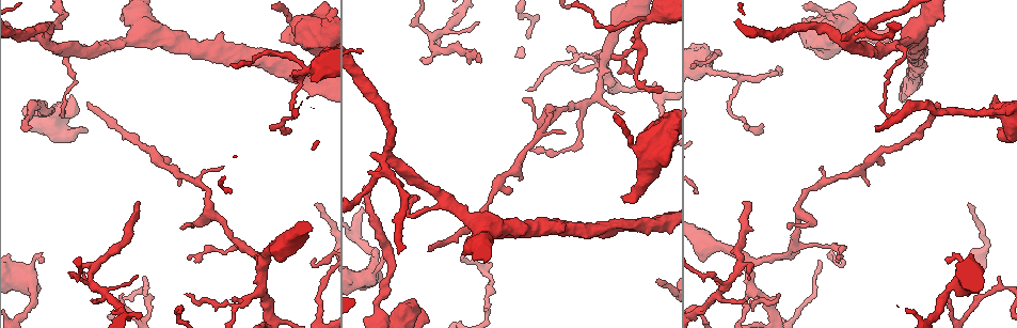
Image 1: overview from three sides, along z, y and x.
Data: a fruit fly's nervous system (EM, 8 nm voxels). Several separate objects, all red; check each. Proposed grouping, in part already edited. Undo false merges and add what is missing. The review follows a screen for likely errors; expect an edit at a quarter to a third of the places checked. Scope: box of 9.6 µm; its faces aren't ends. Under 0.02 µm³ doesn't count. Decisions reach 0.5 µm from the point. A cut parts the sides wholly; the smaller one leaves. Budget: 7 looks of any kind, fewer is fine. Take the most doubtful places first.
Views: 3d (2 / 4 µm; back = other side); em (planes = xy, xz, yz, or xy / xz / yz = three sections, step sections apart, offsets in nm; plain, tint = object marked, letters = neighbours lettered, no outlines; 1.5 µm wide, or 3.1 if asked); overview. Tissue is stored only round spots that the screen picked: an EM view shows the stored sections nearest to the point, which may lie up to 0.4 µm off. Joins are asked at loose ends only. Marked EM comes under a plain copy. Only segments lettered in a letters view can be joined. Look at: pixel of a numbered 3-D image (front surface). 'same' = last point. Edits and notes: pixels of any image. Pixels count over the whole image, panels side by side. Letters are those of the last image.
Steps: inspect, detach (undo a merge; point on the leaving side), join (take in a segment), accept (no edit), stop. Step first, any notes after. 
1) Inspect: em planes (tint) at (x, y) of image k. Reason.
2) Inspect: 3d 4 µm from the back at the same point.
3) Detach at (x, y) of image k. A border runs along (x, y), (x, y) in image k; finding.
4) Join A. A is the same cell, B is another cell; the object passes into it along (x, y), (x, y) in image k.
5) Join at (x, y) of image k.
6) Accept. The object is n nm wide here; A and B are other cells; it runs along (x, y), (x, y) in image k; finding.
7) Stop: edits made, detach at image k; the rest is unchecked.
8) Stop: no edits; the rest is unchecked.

Inspect: em xy step 8 (letters) at (30, 126) of image 1. Free end.

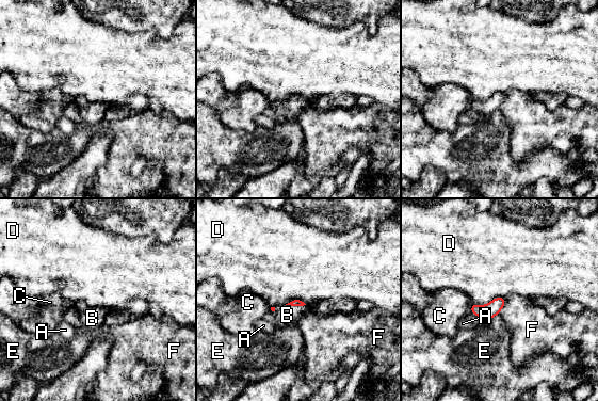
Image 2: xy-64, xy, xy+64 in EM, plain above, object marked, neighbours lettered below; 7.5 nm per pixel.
Join B. The longest contact is with D, 260 nm; B is the same cell, A, C, D, E and F are other cells; the object passes into it along (296, 302), (295, 305), (286, 314) in image 2; it goes on there.

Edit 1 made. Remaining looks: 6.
Inspect: 3d 2 µm at (463, 256) of image 1. Free end.

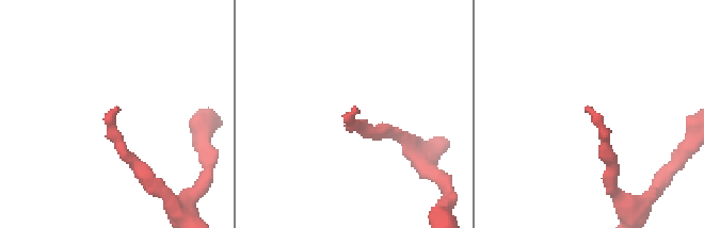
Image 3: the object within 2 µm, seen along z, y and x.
Inspect: em planes (letters) at (591, 108) of image 3. Shape alone is not enough.

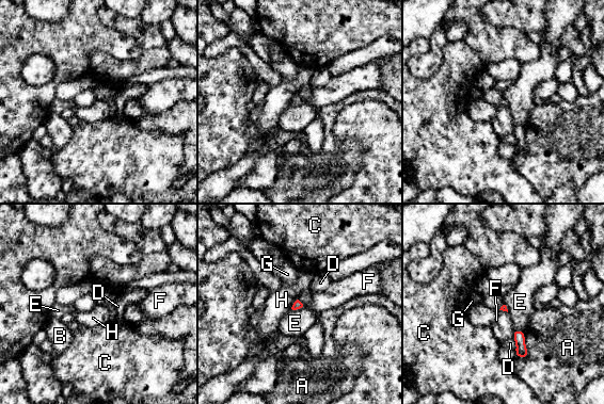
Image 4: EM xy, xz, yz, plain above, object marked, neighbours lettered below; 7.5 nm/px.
Accept. The longest contact is with A, 200 nm; A, B, C, D, E, F, G and H are other cells; a border runs along (302, 306), (296, 309), (290, 308) in image 4; none of them fits.

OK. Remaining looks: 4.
Inspect: 3d 4 µm at (178, 185) of image 1. Branch stops here.

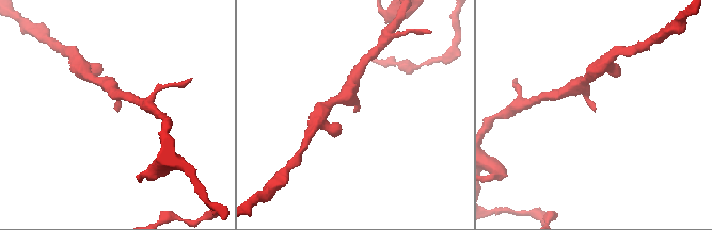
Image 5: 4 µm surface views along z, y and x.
Inspect: em planes (letters) at (353, 111) of image 5. The arms are 180, 200 nm wide.

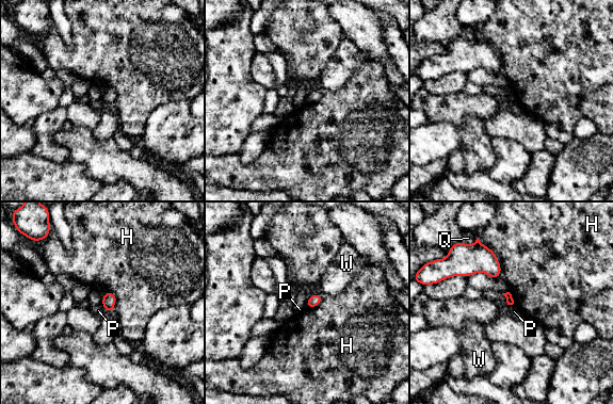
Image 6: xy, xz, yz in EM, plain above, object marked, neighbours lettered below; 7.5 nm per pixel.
Accept. H, P, Q and W are other cells; a border runs along (515, 304), (507, 308) in image 6; none of them fits.

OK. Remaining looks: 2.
Stop: edits made, join at image 2; the rest is unchecked.

